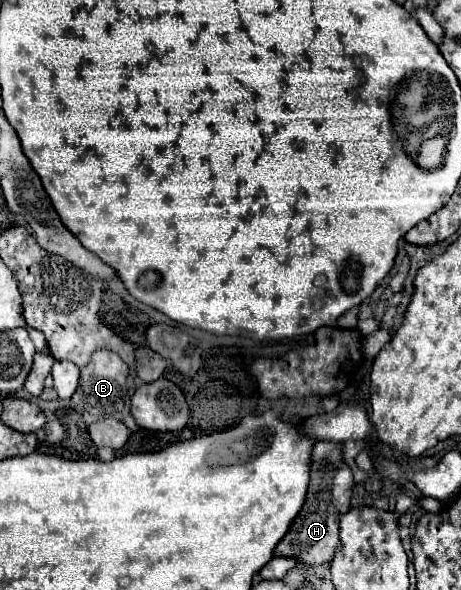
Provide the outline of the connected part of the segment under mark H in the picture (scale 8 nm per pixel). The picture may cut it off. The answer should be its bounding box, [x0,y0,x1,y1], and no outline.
[275,441,353,565]

